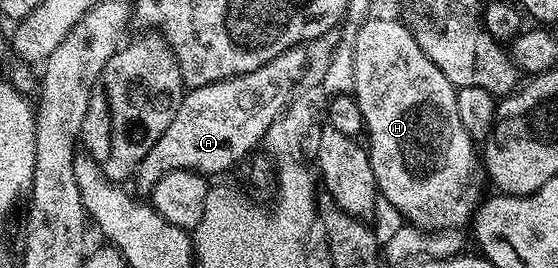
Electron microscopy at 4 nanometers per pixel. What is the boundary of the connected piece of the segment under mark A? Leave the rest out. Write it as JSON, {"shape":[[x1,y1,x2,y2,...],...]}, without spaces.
{"shape":[[295,45,292,49,282,51,282,55,270,59,270,63,258,67,256,71,189,90,179,105,173,122,139,164,134,174,137,189,144,193,142,195,149,194,157,185,158,179,172,170,194,170,207,177,214,177,214,174,224,173,231,165,238,164,259,141,261,144,267,138,268,128,288,108,289,102,293,100,296,93,294,92,296,80,299,82,303,78,304,70,307,68,307,48,304,45]]}

